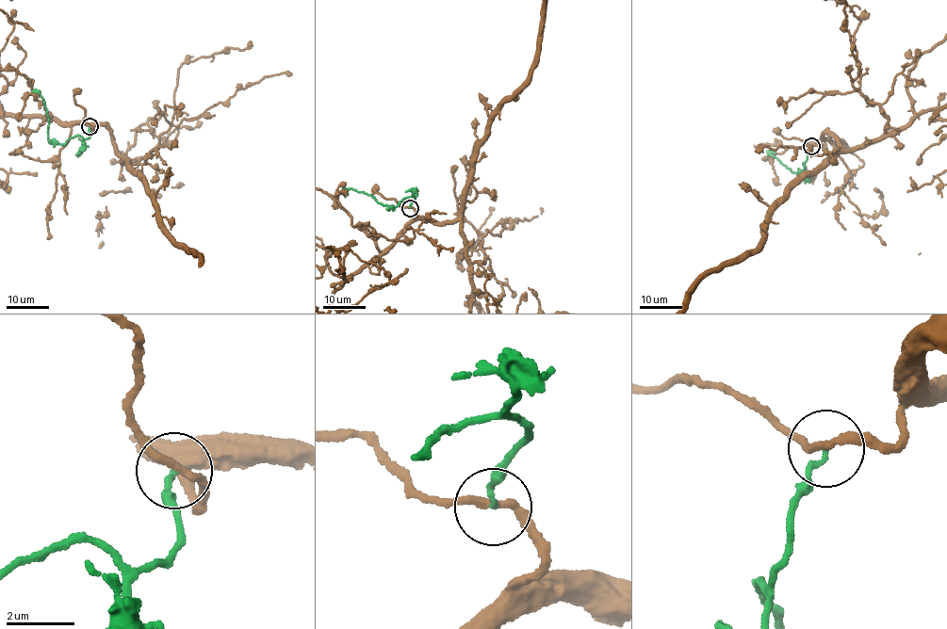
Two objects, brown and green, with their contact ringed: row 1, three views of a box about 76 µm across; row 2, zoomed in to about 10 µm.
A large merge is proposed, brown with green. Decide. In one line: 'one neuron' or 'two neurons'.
two neurons

